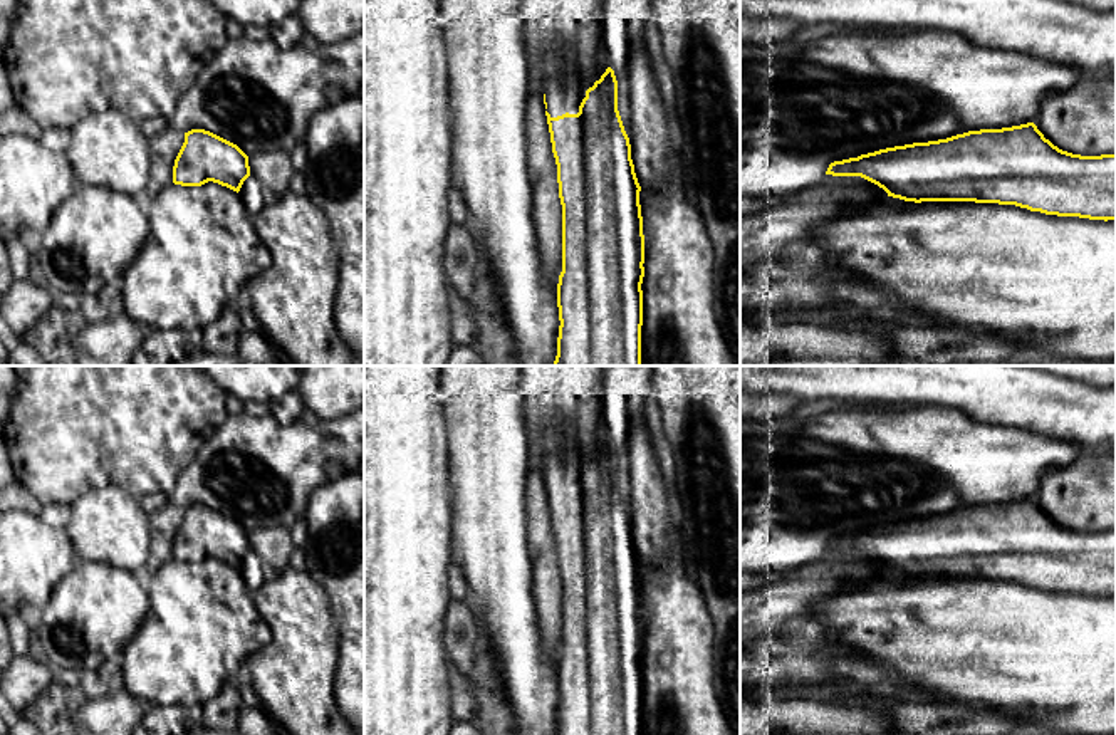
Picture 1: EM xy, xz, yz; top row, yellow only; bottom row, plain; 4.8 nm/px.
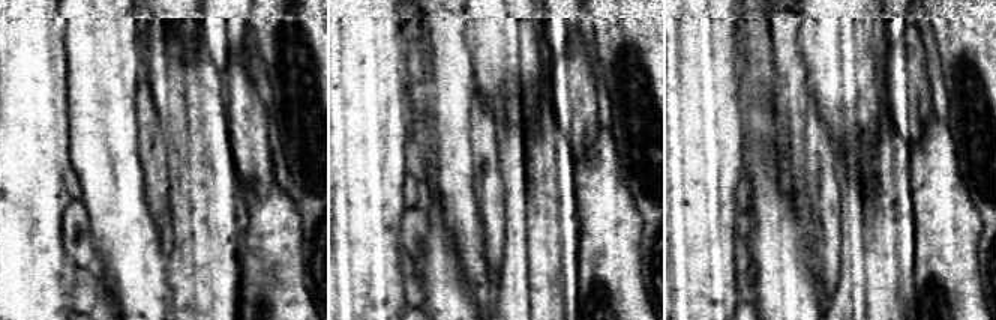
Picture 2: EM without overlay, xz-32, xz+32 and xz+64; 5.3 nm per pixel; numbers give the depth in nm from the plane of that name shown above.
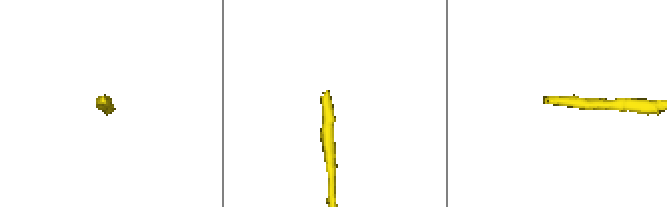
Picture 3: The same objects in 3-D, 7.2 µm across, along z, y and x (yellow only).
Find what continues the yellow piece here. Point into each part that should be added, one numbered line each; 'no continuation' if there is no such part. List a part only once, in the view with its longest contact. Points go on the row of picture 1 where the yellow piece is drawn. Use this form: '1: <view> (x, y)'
1: xz (564, 94)

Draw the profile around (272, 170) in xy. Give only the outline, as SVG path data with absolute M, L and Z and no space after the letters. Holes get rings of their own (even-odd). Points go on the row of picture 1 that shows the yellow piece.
M260 151L248 156L250 176L240 188L240 198L253 216L265 203L277 201L290 190L295 173L287 151Z

